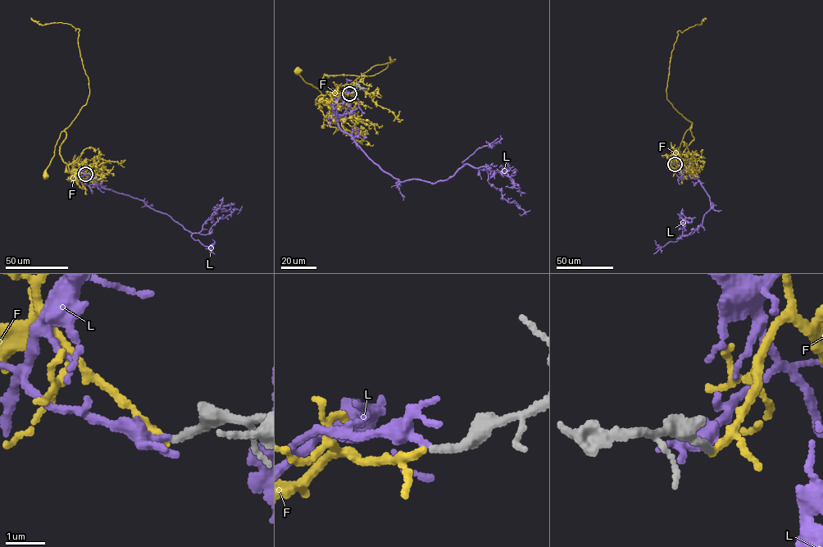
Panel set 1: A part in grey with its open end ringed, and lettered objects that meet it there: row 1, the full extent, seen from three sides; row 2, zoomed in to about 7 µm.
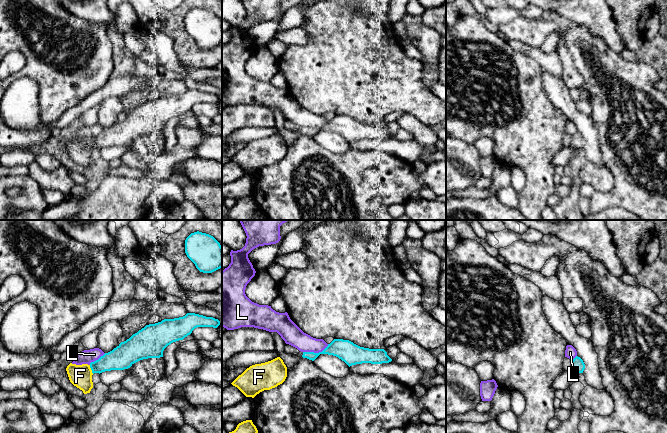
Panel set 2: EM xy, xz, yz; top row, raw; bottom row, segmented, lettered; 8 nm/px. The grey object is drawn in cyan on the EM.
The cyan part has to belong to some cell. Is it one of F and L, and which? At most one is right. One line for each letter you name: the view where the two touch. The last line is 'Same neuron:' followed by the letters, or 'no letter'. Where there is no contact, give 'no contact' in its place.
F: xy
Same neuron: F

